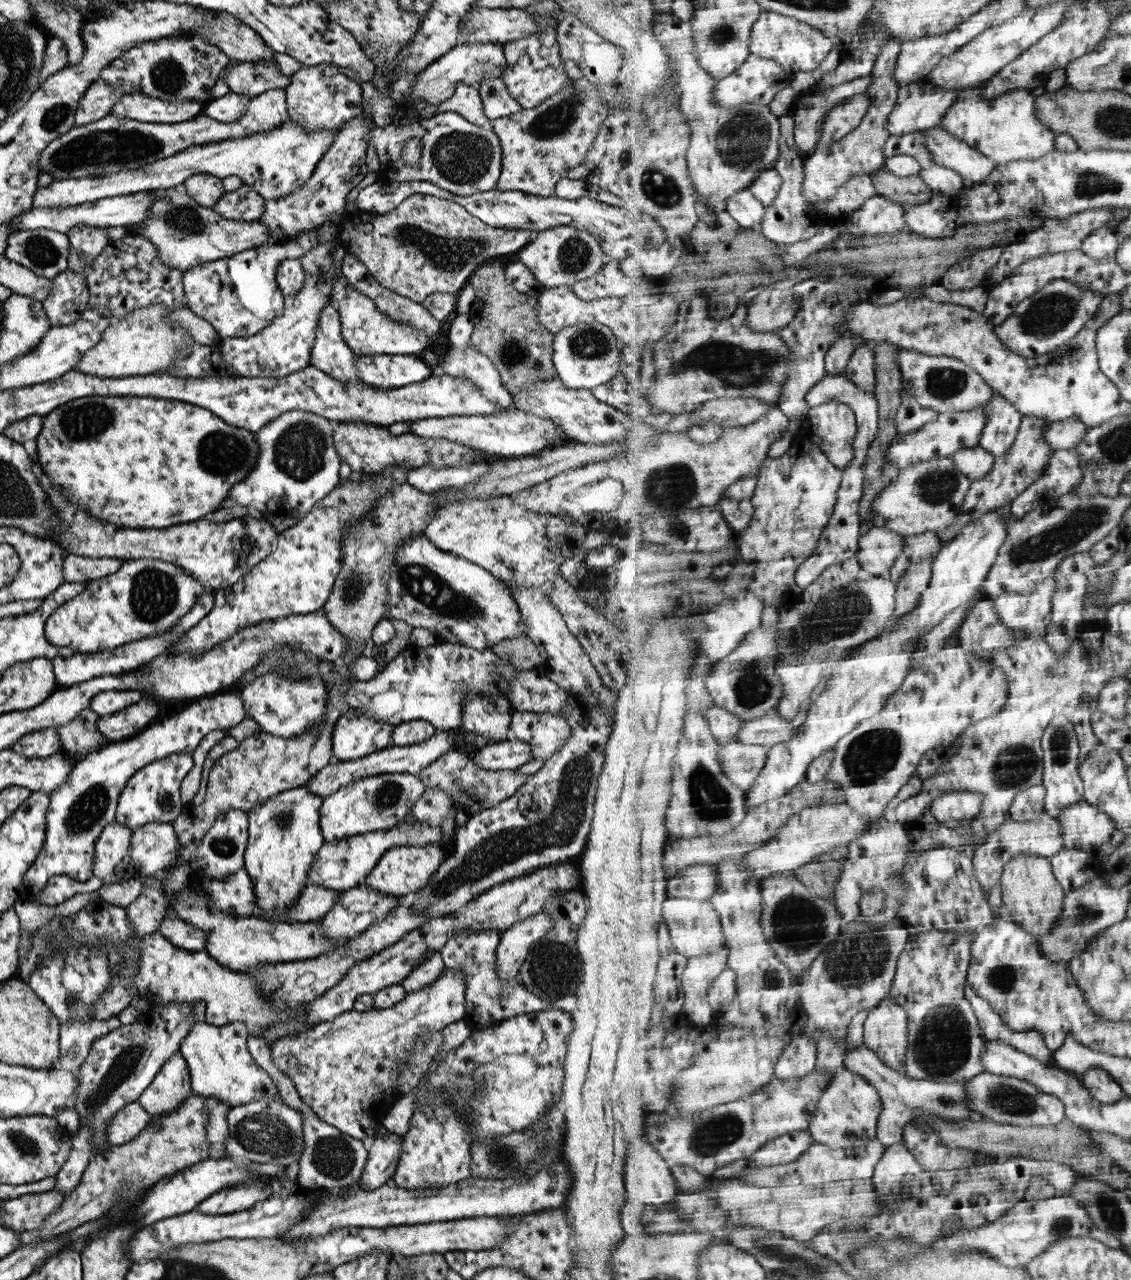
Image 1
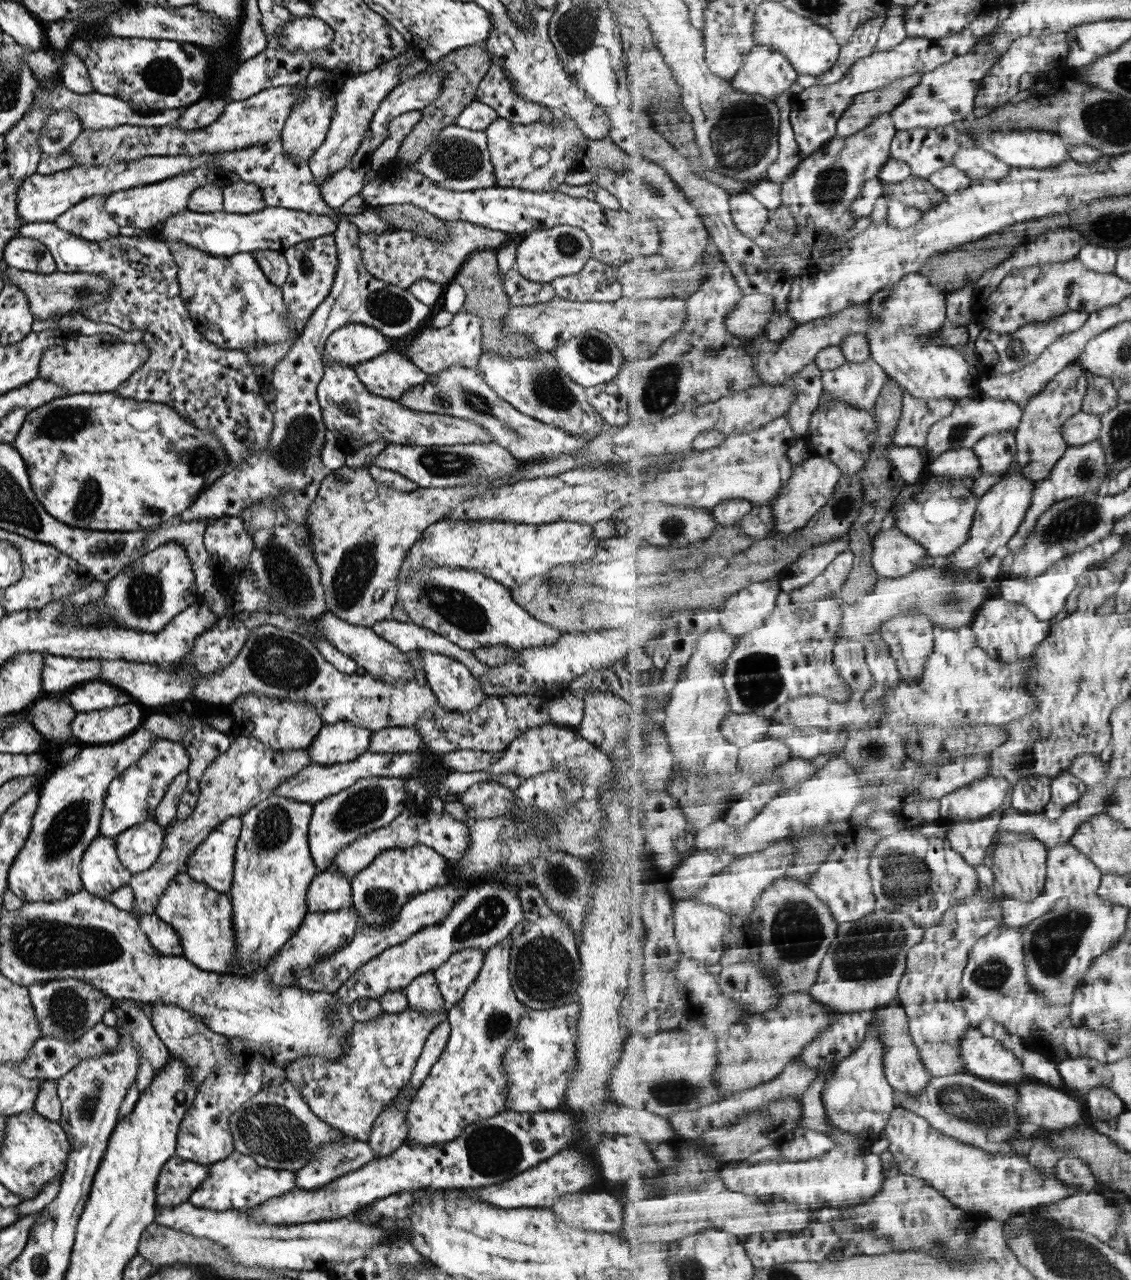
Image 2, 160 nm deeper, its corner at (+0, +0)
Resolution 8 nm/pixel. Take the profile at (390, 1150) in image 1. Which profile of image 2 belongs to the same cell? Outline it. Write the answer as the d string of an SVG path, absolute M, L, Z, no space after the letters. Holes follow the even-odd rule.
M399 1092L378 1112L366 1141L374 1152L373 1159L387 1156L406 1140L407 1123L405 1117L409 1101L409 1097L404 1097L404 1094Z

